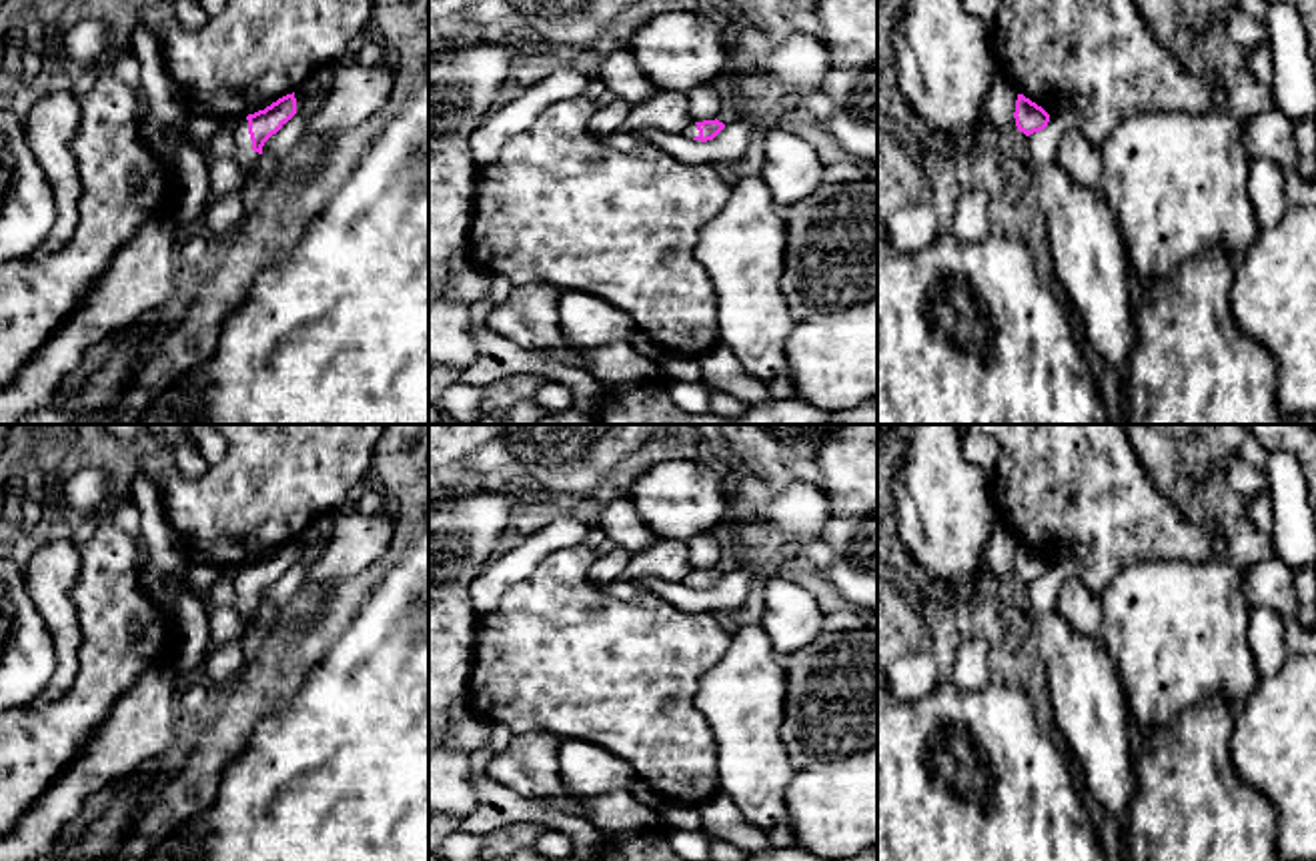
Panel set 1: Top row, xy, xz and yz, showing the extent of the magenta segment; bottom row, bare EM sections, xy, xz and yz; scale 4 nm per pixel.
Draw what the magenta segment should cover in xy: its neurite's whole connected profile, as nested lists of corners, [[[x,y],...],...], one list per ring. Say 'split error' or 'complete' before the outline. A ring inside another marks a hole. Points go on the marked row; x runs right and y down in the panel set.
split error; [[[294,92],[278,98],[264,110],[238,118],[236,152],[232,160],[244,172],[242,186],[260,174],[262,146],[296,114]]]

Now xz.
split error; [[[715,118],[715,120],[691,122],[683,134],[693,140],[707,142],[713,140],[723,128],[725,124]]]

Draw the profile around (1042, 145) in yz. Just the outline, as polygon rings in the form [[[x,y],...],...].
[[[1070,110],[1050,118],[1044,130],[1026,136],[1028,150],[1036,166],[1054,162],[1058,158],[1058,144],[1062,136],[1070,130],[1078,130],[1080,124],[1082,124],[1082,114],[1076,110]]]

